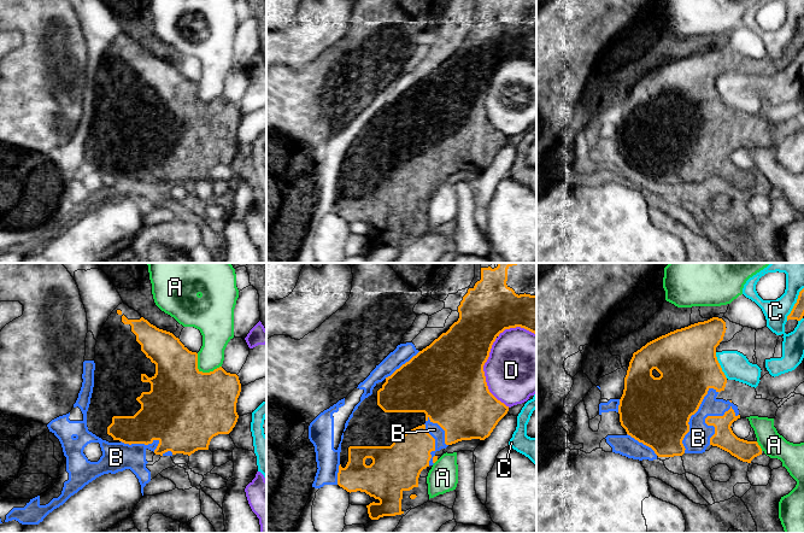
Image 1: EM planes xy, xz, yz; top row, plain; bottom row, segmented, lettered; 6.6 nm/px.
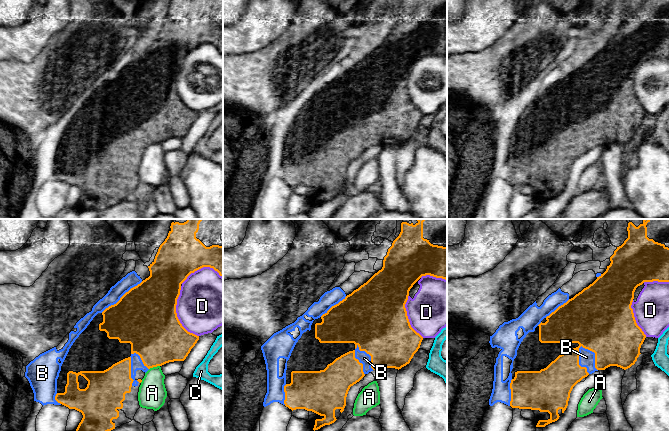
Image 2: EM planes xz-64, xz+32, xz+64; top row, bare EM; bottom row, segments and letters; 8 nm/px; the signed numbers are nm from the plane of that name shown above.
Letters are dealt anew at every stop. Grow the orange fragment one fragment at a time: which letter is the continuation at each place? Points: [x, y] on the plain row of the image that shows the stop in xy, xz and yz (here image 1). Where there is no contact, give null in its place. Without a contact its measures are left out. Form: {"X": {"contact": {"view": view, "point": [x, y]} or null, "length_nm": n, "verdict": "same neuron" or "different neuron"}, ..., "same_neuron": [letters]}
{"A": {"contact": {"view": "xy", "point": [201, 101]}, "length_nm": 190, "verdict": "different neuron"}, "B": {"contact": {"view": "yz", "point": [688, 150]}, "length_nm": 480, "verdict": "different neuron"}, "C": {"contact": {"view": "yz", "point": [720, 95]}, "length_nm": 190, "verdict": "different neuron"}, "D": {"contact": {"view": "xz", "point": [486, 91]}, "length_nm": 550, "verdict": "different neuron"}, "same_neuron": []}

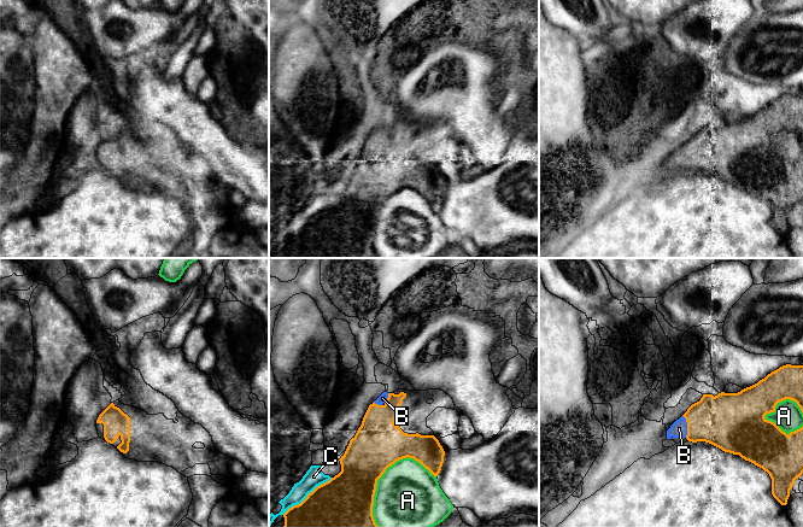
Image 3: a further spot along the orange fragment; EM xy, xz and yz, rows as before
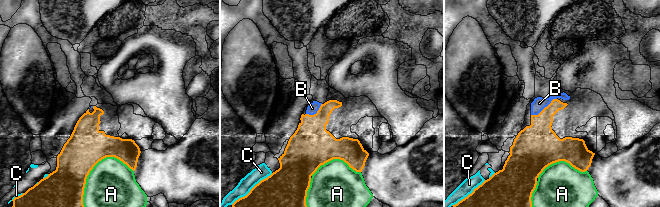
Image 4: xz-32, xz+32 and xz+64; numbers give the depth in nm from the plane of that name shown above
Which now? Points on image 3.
{"A": {"contact": {"view": "xz", "point": [376, 214]}, "length_nm": 550, "verdict": "different neuron"}, "B": {"contact": {"view": "yz", "point": [687, 156]}, "length_nm": 150, "verdict": "same neuron"}, "C": {"contact": {"view": "xz", "point": [308, 226]}, "length_nm": 420, "verdict": "different neuron"}, "same_neuron": ["B"]}

